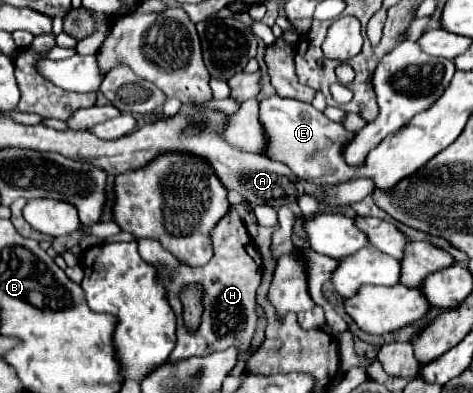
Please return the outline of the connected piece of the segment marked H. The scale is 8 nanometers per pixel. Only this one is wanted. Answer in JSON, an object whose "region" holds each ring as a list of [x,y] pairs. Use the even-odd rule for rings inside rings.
{"region":[[[230,207],[228,213],[216,223],[216,227],[210,231],[210,241],[214,255],[206,265],[190,267],[181,263],[169,251],[162,248],[160,241],[153,239],[140,239],[138,251],[144,261],[160,269],[160,273],[178,273],[172,281],[166,285],[170,287],[170,306],[175,312],[176,324],[176,347],[170,353],[170,361],[186,359],[192,355],[208,355],[212,351],[236,347],[238,357],[246,353],[254,353],[252,339],[258,327],[258,303],[256,303],[256,287],[262,277],[262,257],[254,249],[254,241],[246,231],[244,221],[238,217],[238,213]],[[186,285],[200,285],[202,287],[202,319],[196,329],[190,329],[184,325],[182,316],[182,304],[179,293]]]}

